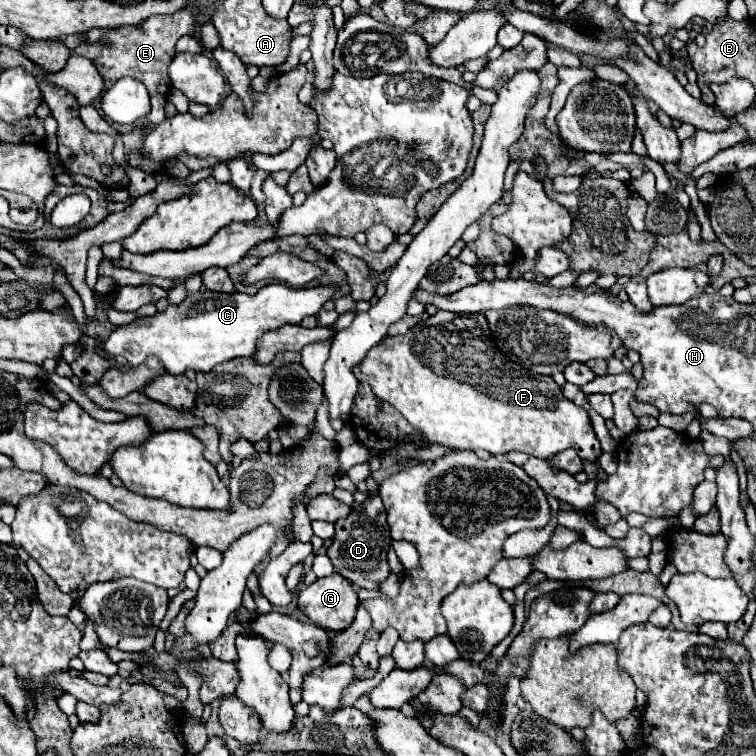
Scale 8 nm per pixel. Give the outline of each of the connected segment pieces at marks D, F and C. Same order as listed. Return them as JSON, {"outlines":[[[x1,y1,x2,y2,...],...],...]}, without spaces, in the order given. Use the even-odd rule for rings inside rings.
{"outlines":[[[368,491,368,499,360,505,354,505,348,513,348,517,338,519,336,523,336,535,332,539,332,545,328,547,328,557,342,577,352,581,354,585,362,589,378,591,380,583,388,579,390,567,386,561,386,553,392,547,392,535,390,527,386,523,386,511,382,505,382,499,378,491]],[[438,311,426,321,416,323,406,335,386,337,372,347,364,361,354,367,354,375,360,383,368,383,380,401,390,403,412,427,422,431,430,445,438,443,456,451,484,449,490,455,522,451,540,459,554,457,568,447,574,447,582,459,592,461,602,453,588,413,566,399,552,377,512,363,492,341,484,313]],[[270,283,256,295,246,293,216,293,198,289,180,305,170,305,166,311,152,317,138,317,134,323,116,327,104,341,104,351,110,357,124,357,132,367,142,365,148,357,158,357,166,373,182,375,186,369,208,373,216,365,234,357,252,357,256,339,280,325,298,325,306,315,318,315,324,303,334,295,334,287,290,289]]]}

